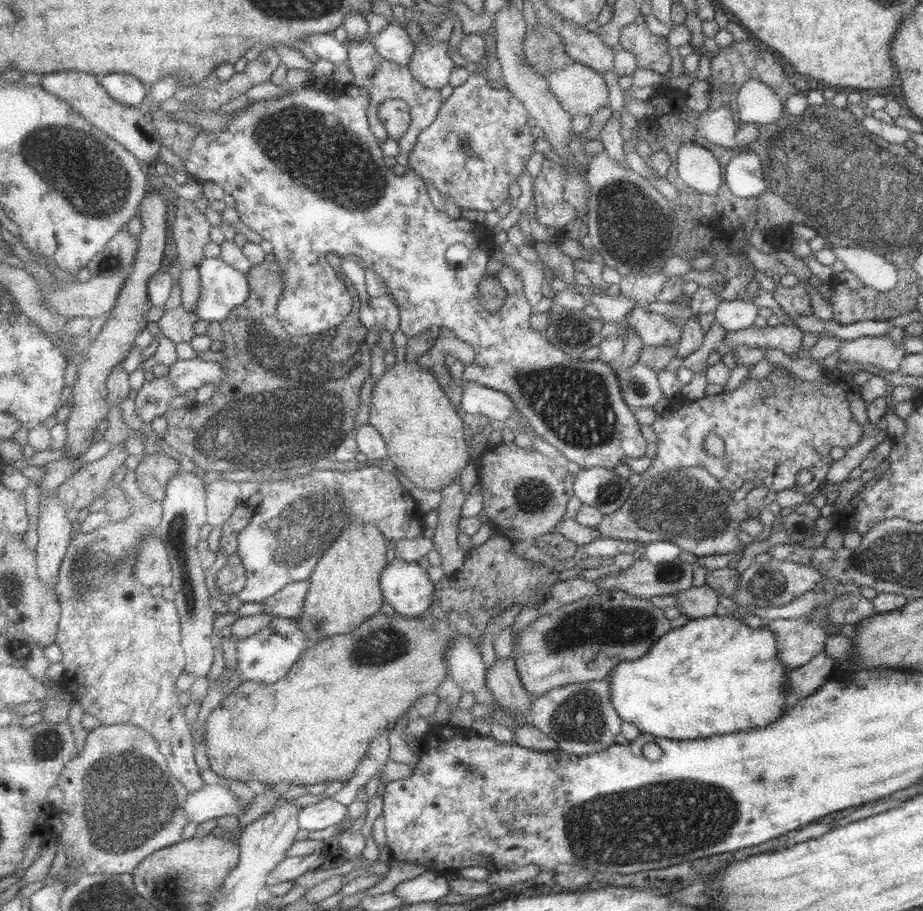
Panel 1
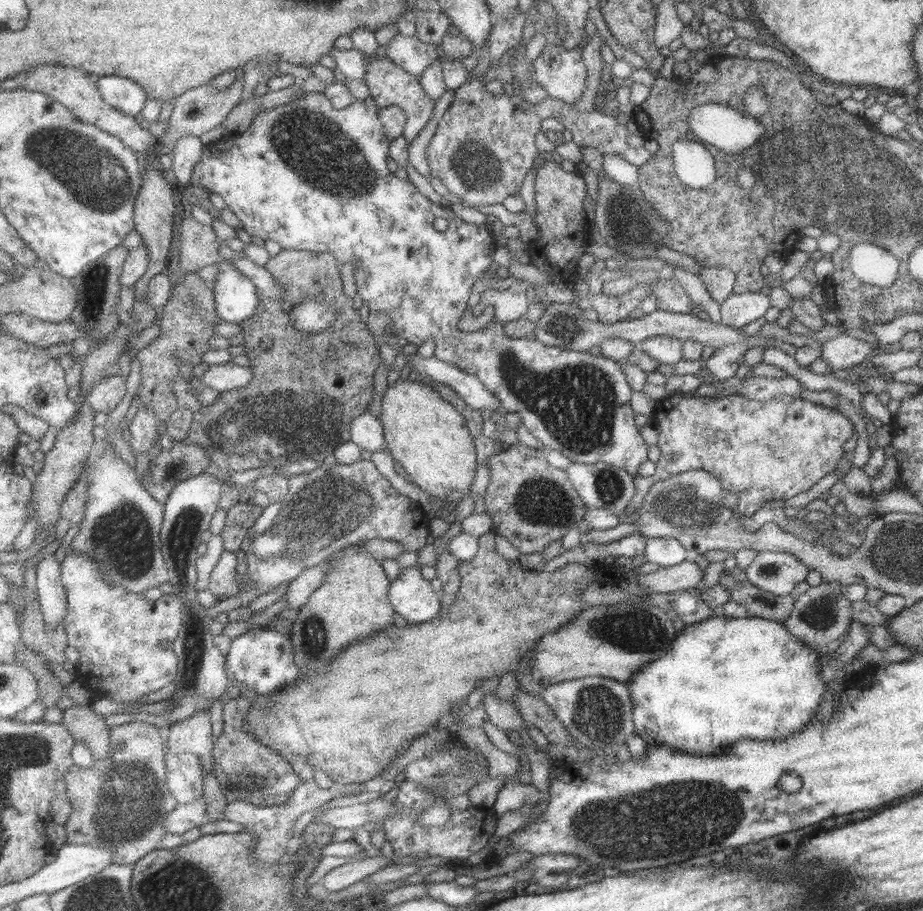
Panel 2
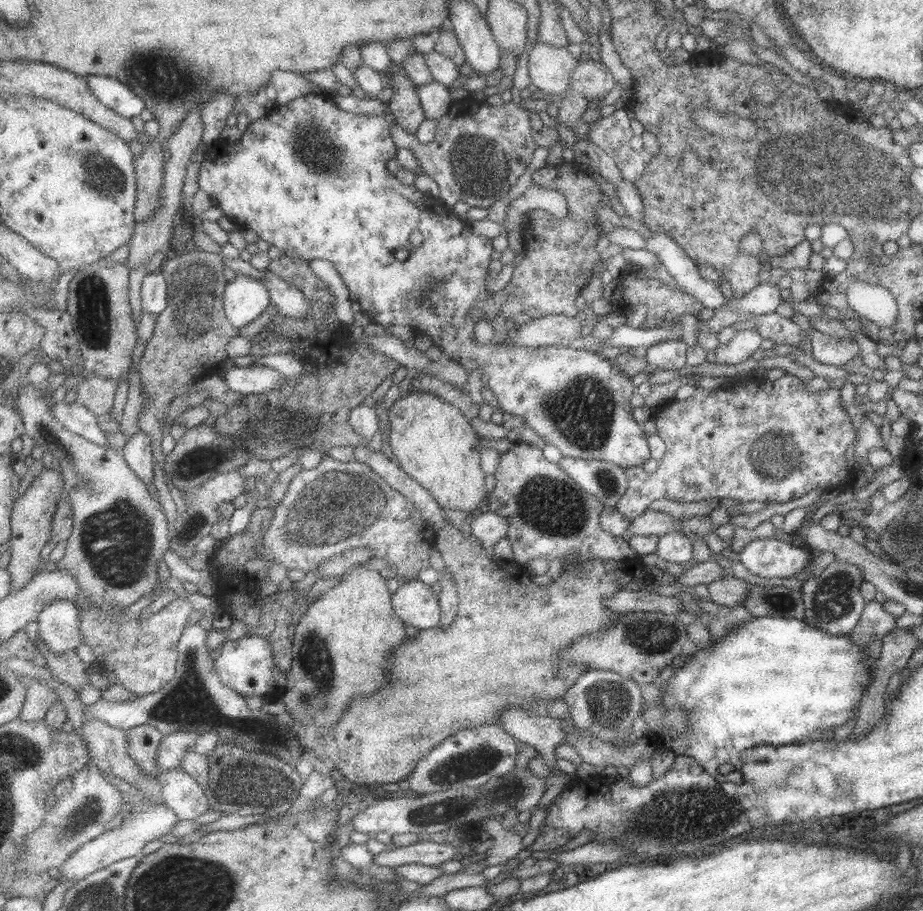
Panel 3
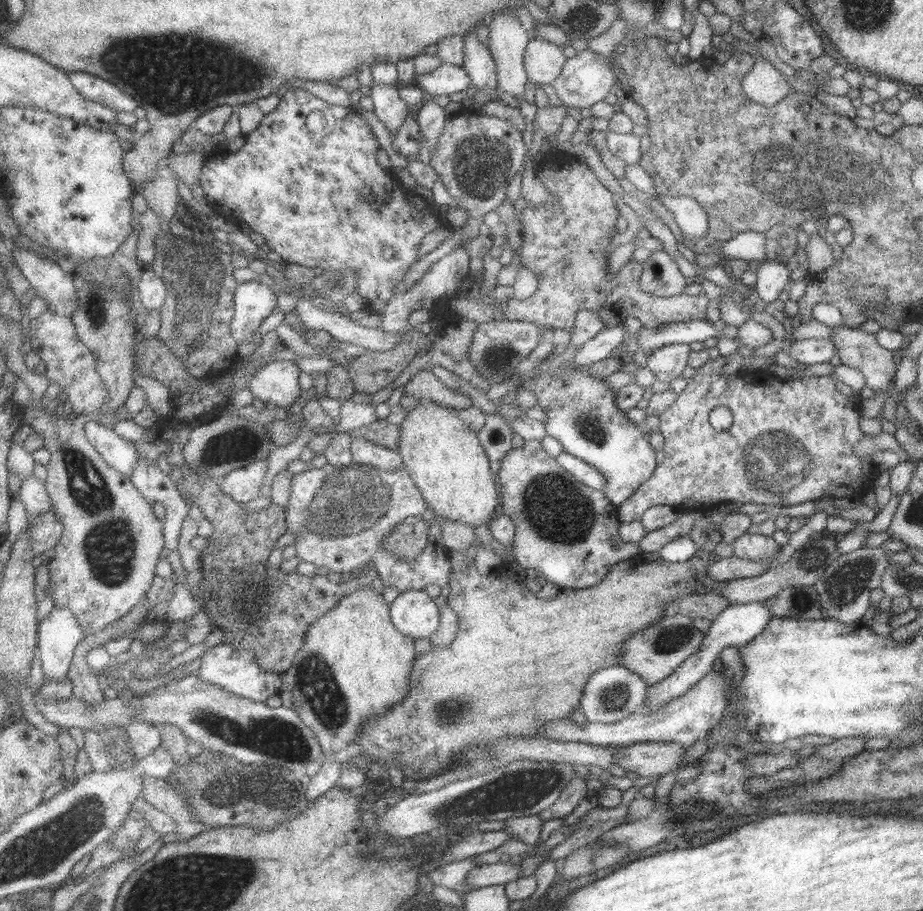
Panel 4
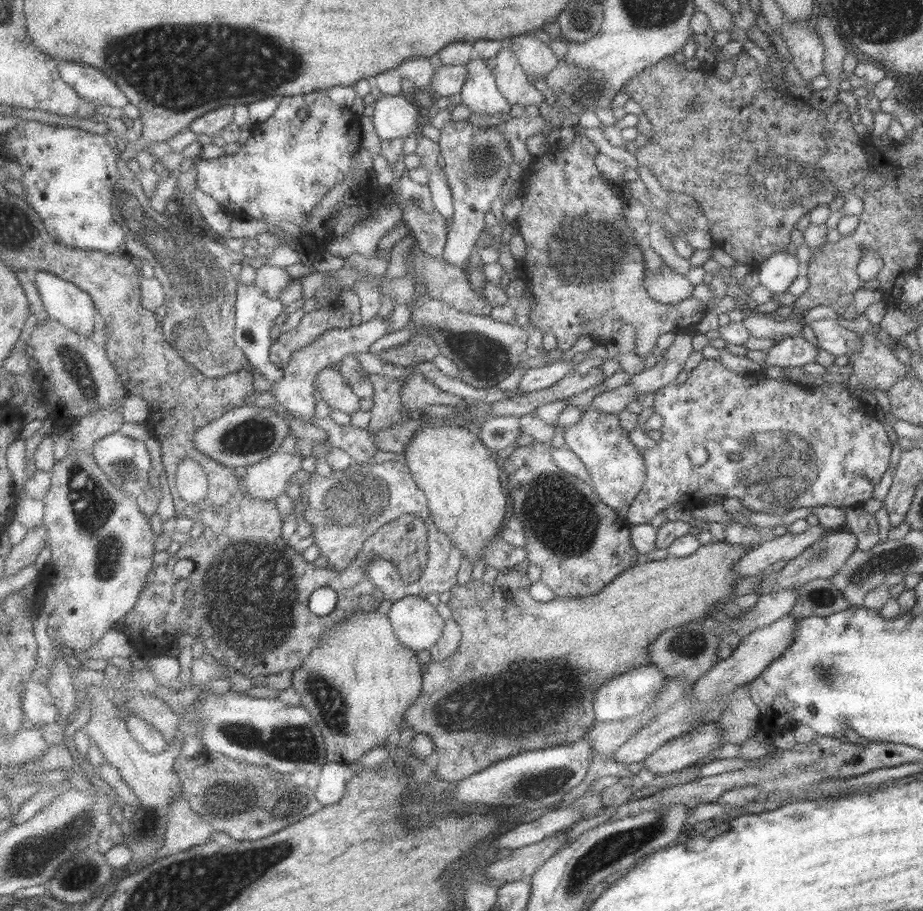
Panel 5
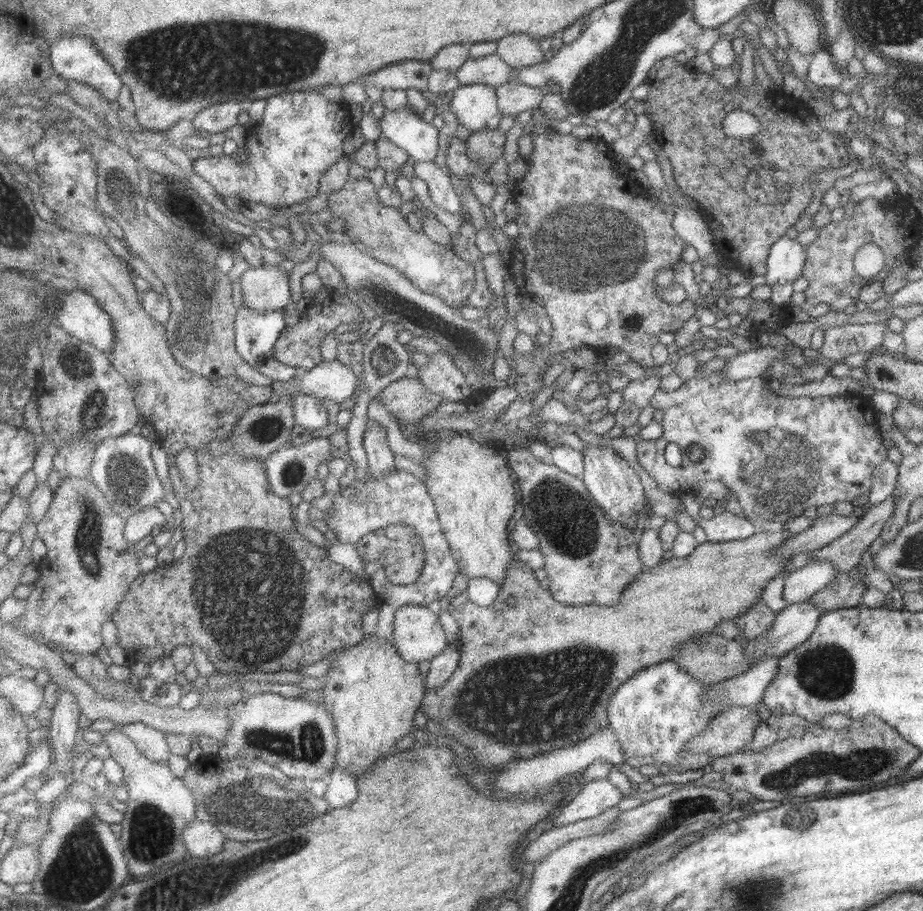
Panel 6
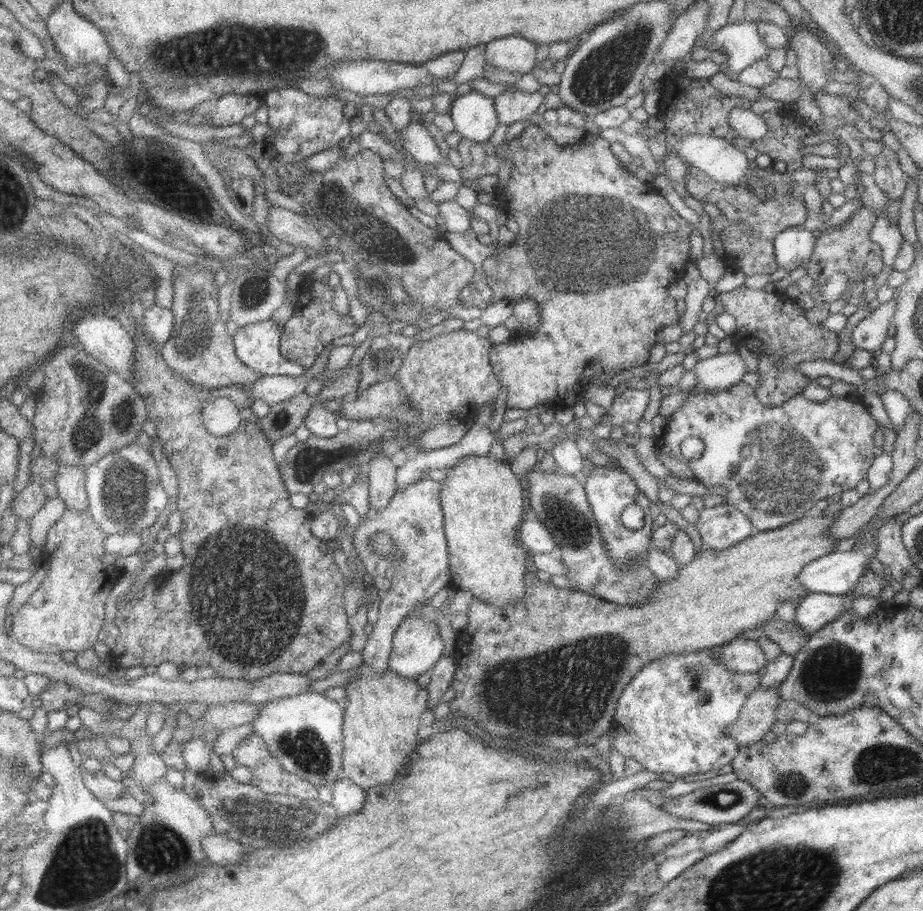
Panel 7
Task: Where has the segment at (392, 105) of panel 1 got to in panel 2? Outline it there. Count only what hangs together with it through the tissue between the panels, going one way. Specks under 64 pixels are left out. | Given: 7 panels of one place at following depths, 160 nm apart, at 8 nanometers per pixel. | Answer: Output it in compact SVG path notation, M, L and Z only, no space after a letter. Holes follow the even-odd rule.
M310 93L298 97L295 101L287 104L278 105L270 109L261 109L254 118L253 124L246 131L233 135L225 135L216 144L213 143L213 146L205 145L203 147L203 156L195 165L192 174L192 183L197 186L204 186L211 192L218 193L225 200L225 206L229 207L241 220L243 224L242 228L249 235L258 236L263 240L274 240L282 249L331 253L336 256L340 268L345 262L351 262L354 267L355 261L360 261L360 266L354 270L354 278L360 298L363 302L369 304L370 314L387 314L387 316L393 318L393 330L398 338L401 339L401 342L412 343L419 347L427 339L433 338L436 345L436 358L453 364L455 367L465 371L465 373L477 376L483 384L487 385L489 390L495 392L502 400L503 407L509 412L517 414L519 418L523 418L524 425L528 431L546 449L554 449L561 452L570 459L571 463L593 464L595 462L603 462L609 466L622 468L636 477L637 467L647 460L648 446L643 442L635 423L633 423L634 411L630 407L630 396L633 394L633 390L626 380L626 374L623 373L622 366L617 361L610 360L602 355L592 356L589 352L565 350L559 346L547 346L541 340L537 340L535 335L523 338L511 338L511 336L507 336L505 327L498 324L490 326L480 325L476 332L461 332L459 322L461 322L465 310L468 309L467 304L469 304L469 298L471 298L473 284L479 278L479 274L489 270L489 264L493 264L495 251L498 249L498 246L495 238L493 238L493 233L489 232L485 225L473 224L459 218L456 212L443 202L431 202L425 194L421 194L417 190L417 186L413 182L397 178L389 170L389 166L387 166L389 146L391 146L391 142L395 138L404 136L407 123L408 116L403 107L399 105L381 108L378 104L375 104L373 98L368 97L363 101L355 100L347 108L340 109L335 108L335 105L325 93ZM437 218L445 218L448 221L448 227L444 231L435 228L435 220Z

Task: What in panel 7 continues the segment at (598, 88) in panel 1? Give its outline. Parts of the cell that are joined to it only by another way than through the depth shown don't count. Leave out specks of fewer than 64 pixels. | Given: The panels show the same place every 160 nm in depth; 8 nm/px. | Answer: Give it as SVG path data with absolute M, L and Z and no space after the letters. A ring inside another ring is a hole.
M507 36L487 44L487 65L514 73L530 73L537 66L537 44L521 36Z

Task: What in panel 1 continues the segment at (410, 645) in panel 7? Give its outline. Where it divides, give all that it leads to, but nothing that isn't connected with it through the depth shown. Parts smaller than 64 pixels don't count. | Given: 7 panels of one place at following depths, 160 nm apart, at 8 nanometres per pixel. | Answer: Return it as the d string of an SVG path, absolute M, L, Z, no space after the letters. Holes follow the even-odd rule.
M394 558L383 572L382 589L386 602L406 617L420 617L436 597L436 584L417 561Z

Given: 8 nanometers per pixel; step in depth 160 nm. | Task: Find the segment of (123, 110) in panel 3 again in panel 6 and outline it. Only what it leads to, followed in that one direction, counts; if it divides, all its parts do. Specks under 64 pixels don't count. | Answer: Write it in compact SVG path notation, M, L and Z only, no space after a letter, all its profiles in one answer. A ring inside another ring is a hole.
M62 36L52 45L52 63L55 72L59 76L69 80L76 80L94 86L97 91L101 91L103 97L109 102L115 102L121 94L123 88L122 76L115 72L112 63L106 59L106 56L98 51L94 45L94 40L86 36Z

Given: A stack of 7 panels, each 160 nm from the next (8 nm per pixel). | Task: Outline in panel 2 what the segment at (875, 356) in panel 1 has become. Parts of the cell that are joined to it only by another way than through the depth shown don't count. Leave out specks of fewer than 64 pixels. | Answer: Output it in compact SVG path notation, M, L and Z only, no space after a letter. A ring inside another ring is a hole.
M840 334L821 343L821 358L831 367L832 373L849 371L857 364L863 363L878 350L863 340Z

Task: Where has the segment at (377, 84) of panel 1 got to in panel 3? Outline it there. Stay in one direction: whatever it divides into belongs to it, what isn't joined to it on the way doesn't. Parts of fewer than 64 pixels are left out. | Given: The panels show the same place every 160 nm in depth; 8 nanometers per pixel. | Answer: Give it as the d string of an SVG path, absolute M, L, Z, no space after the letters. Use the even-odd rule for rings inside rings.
M397 68L383 75L383 79L386 86L394 90L388 105L397 117L398 124L411 134L416 134L428 118L418 94L419 86L403 70Z

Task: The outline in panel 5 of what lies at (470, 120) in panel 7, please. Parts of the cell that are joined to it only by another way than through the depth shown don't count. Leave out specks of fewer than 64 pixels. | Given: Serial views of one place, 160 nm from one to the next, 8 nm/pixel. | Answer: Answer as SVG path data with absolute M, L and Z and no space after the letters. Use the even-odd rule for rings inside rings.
M477 56L467 65L470 76L460 94L461 104L479 114L484 122L498 122L498 117L511 112L511 104L498 88L493 62Z

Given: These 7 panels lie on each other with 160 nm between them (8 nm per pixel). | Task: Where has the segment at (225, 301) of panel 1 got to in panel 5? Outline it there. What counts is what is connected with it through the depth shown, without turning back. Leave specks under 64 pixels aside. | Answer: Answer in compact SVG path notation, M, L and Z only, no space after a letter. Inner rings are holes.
M240 284L238 287L238 300L236 303L236 318L237 326L235 330L234 340L238 348L246 353L247 359L251 362L253 368L258 369L263 377L268 382L275 383L283 380L283 368L276 366L271 361L271 348L273 347L273 340L271 340L271 328L273 328L273 321L283 314L287 306L281 300L273 300L263 292L263 288L257 288L254 284L245 286Z

